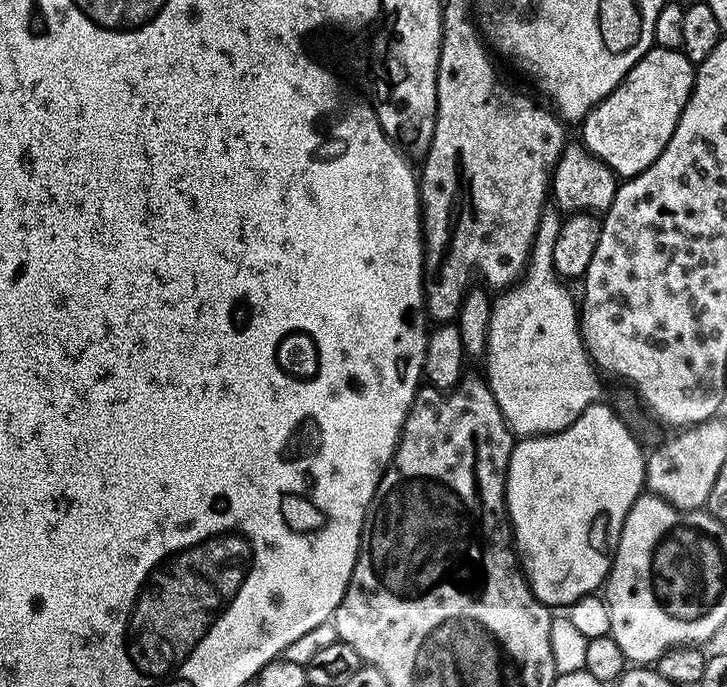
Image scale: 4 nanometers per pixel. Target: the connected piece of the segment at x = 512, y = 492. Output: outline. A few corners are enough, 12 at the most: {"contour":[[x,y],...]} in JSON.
{"contour":[[604,402],[504,473],[532,592],[607,581],[645,449]]}

